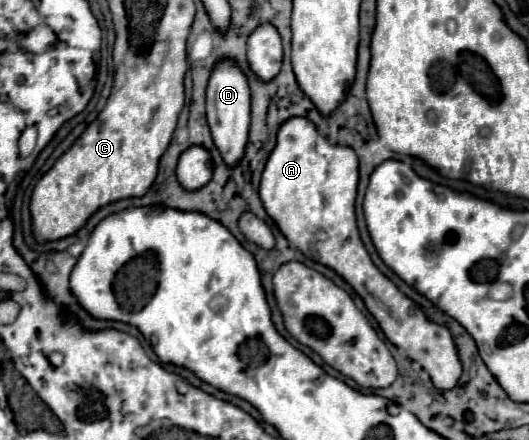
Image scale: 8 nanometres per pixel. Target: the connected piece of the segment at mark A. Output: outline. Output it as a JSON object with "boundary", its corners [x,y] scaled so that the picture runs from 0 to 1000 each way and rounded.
{"boundary":[[[546,266],[524,298],[524,330],[512,343],[505,375],[493,398],[493,425],[490,443],[493,457],[505,475],[505,484],[516,493],[531,530],[584,589],[595,589],[626,611],[633,611],[690,684],[698,711],[713,725],[720,752],[728,766],[747,780],[747,789],[766,793],[769,807],[788,820],[811,852],[815,866],[826,884],[856,884],[860,870],[871,857],[871,820],[864,807],[864,789],[856,780],[853,752],[834,739],[819,734],[807,725],[807,716],[796,707],[792,693],[781,689],[766,666],[758,666],[739,634],[732,634],[701,593],[679,525],[671,507],[671,443],[675,443],[675,411],[679,411],[679,389],[675,389],[675,352],[664,334],[622,334],[618,320],[599,302],[595,284],[580,266]]]}

